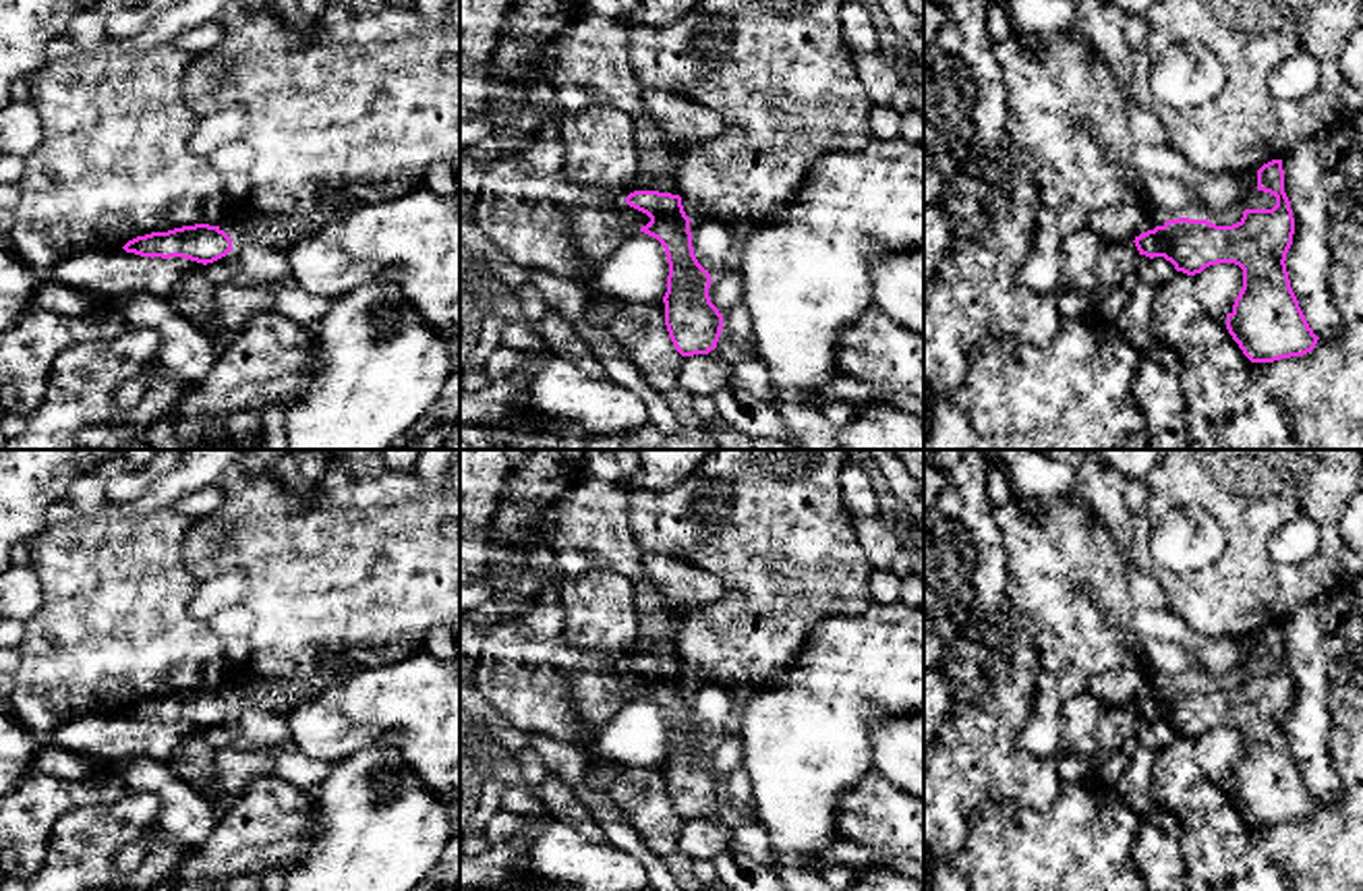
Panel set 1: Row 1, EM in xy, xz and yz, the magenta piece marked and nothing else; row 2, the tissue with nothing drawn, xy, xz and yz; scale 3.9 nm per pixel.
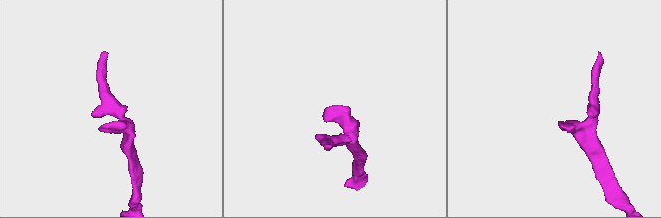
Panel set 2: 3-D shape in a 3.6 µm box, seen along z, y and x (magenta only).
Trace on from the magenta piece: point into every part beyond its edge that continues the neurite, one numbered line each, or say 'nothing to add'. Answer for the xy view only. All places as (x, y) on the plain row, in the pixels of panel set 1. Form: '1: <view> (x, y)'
nothing to add

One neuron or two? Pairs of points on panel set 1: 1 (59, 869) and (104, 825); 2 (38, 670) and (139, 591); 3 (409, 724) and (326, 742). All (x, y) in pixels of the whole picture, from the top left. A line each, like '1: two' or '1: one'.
1: one
2: one
3: one

